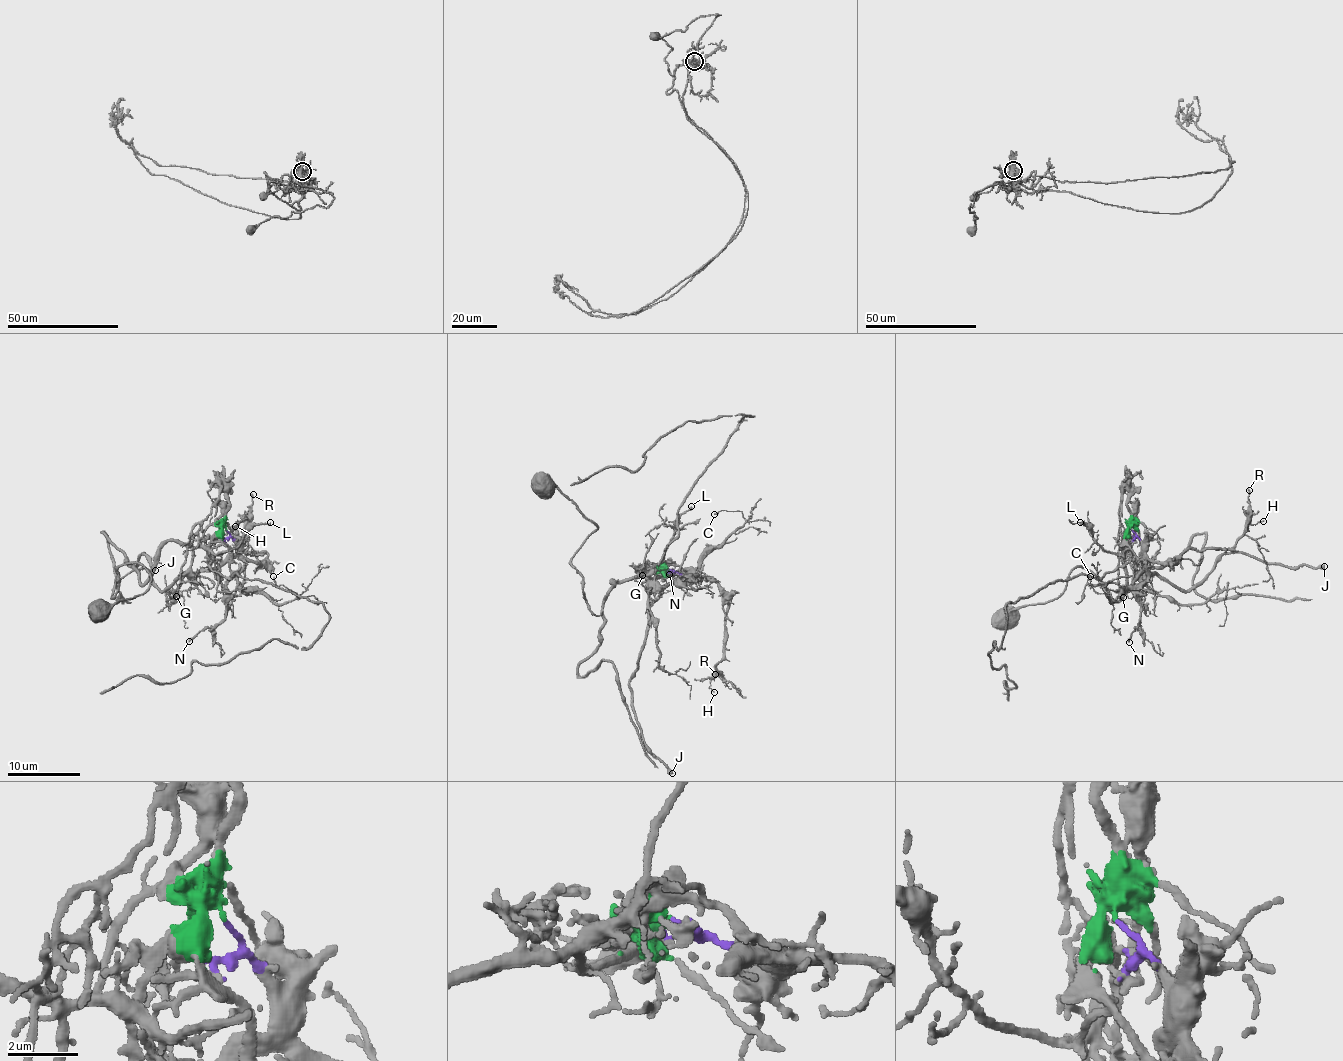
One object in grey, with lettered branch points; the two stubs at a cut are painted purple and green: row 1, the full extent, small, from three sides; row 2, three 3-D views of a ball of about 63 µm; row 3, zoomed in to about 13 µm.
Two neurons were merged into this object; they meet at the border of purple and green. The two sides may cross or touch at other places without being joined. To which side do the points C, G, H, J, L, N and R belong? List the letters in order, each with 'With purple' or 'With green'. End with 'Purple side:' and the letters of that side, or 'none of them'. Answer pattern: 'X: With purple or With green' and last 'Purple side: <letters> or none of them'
C: With purple
G: With green
H: With purple
J: With purple
L: With green
N: With green
R: With purple
Purple side: C, H, J, R

